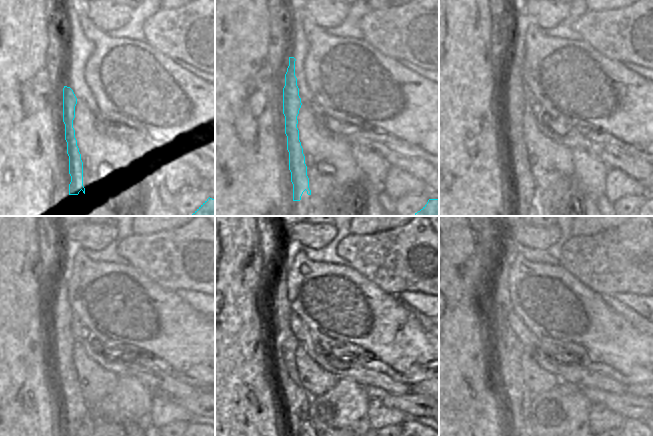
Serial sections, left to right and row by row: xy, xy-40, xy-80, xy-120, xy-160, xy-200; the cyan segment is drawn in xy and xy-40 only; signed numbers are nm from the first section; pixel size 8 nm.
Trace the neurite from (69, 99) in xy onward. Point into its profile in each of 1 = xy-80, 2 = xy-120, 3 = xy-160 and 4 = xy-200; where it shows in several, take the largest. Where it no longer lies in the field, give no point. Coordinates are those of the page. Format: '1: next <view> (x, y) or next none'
1: next xy-80 (524, 182)
2: next xy-120 (74, 405)
3: next xy-160 (296, 400)
4: next xy-200 (508, 349)

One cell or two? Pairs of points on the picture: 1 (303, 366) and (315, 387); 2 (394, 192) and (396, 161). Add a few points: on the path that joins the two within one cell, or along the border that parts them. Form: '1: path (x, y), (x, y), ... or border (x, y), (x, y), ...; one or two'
1: path (308, 371), (315, 382); one
2: border (391, 166), (397, 166), (417, 177); two

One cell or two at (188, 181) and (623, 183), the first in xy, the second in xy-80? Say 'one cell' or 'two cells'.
one cell

